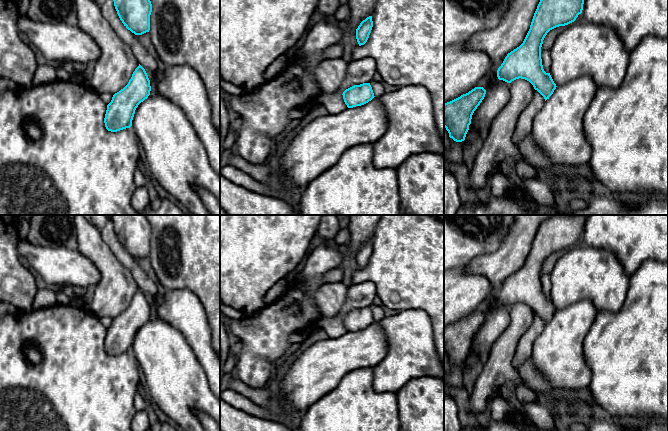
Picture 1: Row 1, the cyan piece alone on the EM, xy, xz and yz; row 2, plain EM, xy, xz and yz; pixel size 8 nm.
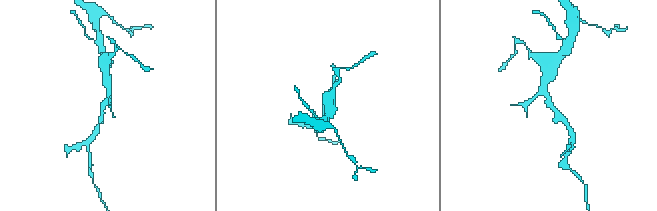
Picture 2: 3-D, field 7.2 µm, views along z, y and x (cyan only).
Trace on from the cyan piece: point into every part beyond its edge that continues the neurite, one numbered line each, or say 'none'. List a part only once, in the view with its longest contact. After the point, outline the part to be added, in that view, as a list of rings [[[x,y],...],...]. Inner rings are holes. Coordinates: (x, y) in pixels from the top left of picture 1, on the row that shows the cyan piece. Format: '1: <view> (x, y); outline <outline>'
none

